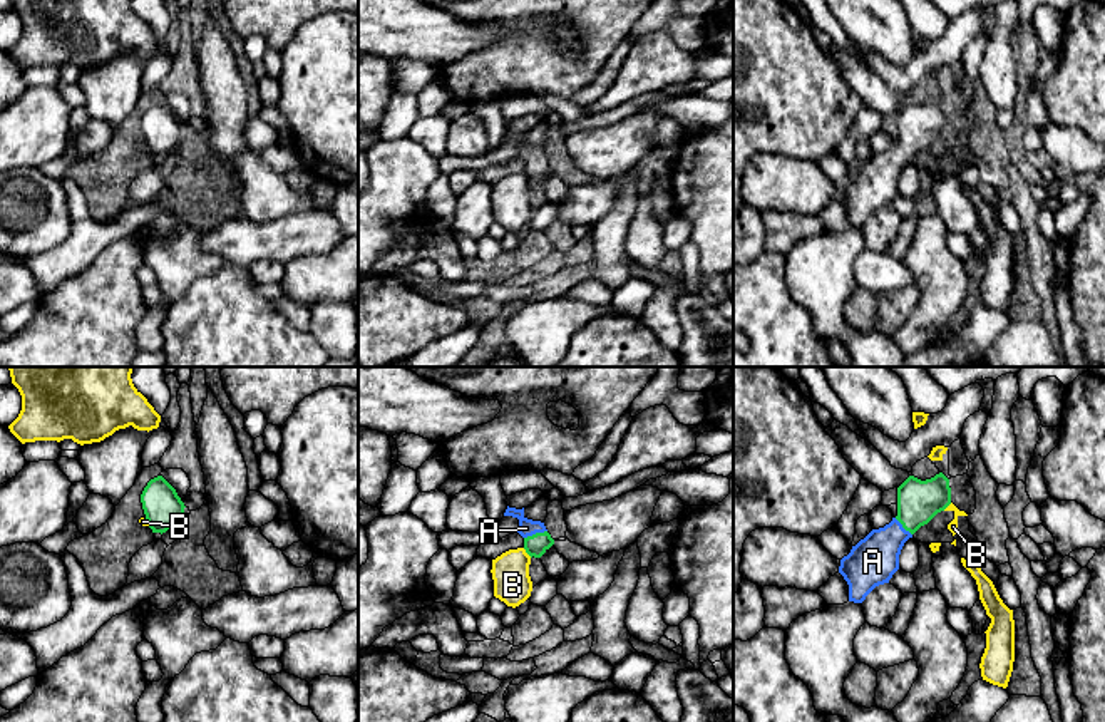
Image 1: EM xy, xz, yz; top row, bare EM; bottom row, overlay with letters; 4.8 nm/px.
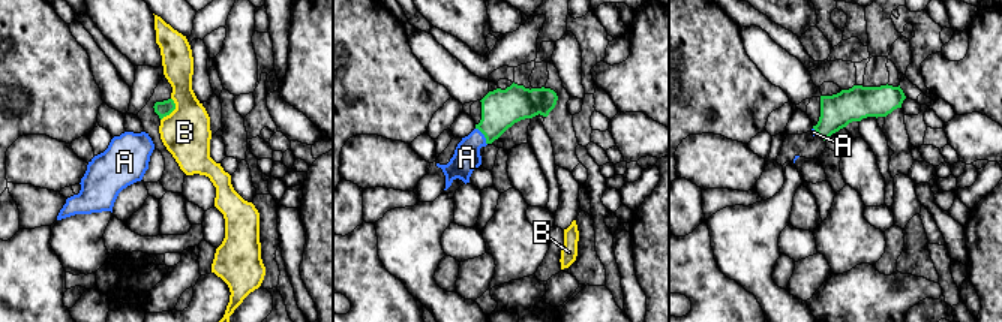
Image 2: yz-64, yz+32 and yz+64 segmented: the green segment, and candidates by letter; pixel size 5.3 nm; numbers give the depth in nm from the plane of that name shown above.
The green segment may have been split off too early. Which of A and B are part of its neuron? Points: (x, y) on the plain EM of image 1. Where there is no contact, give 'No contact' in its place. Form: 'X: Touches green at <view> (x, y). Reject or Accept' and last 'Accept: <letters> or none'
A: Touches green at xz (536, 158). Accept
B: Touches green at xz (528, 178). Reject
Accept: A

